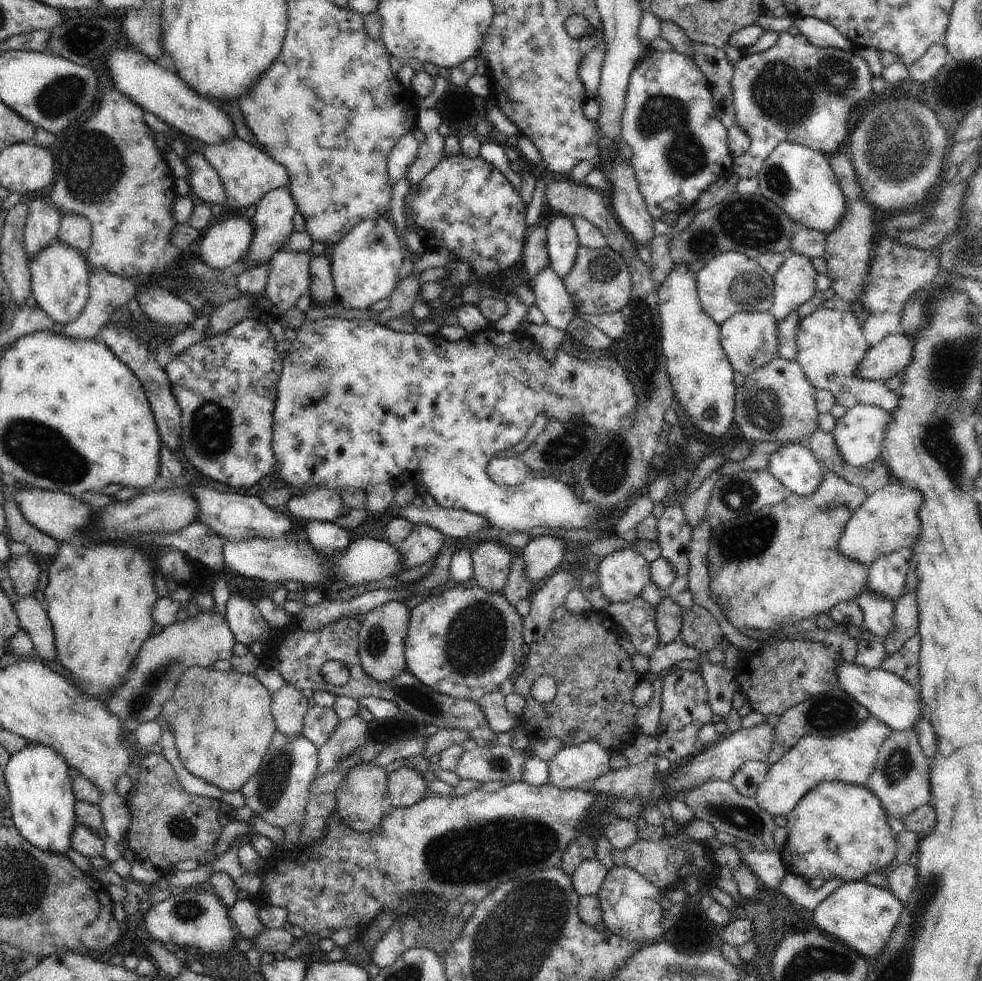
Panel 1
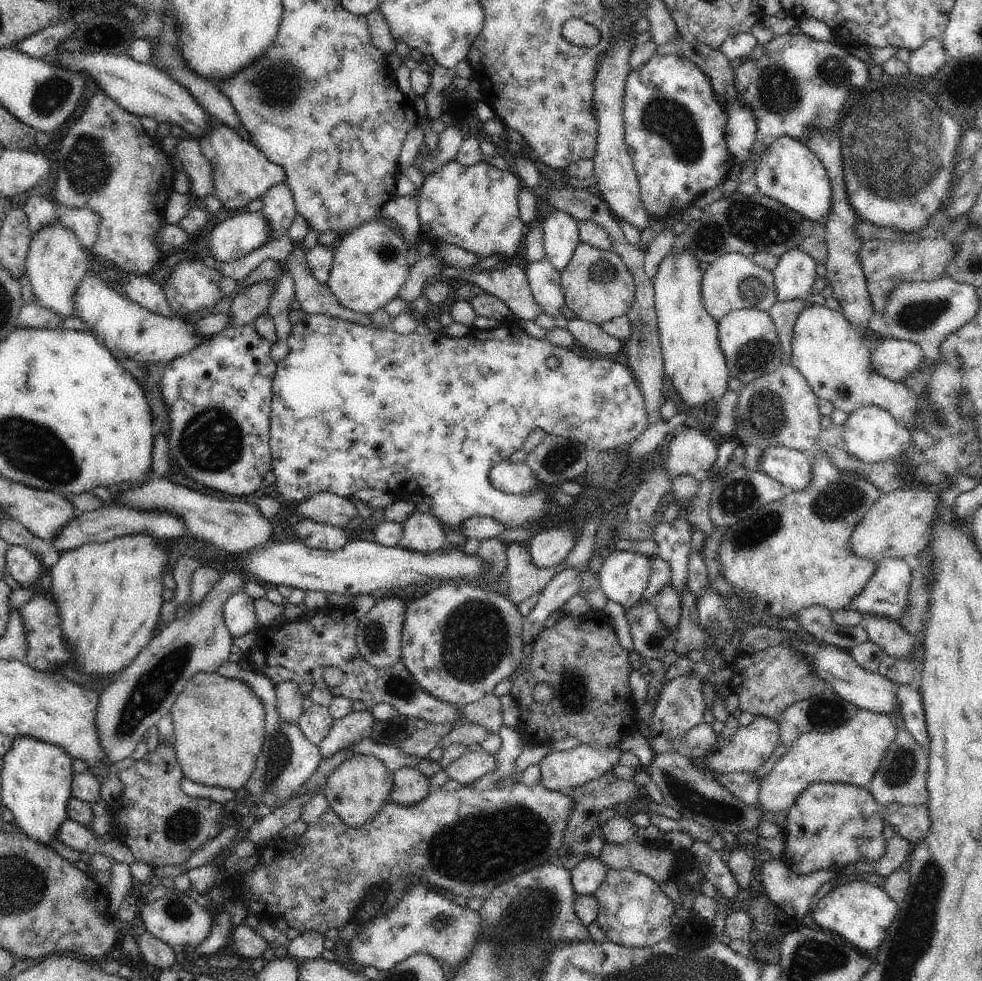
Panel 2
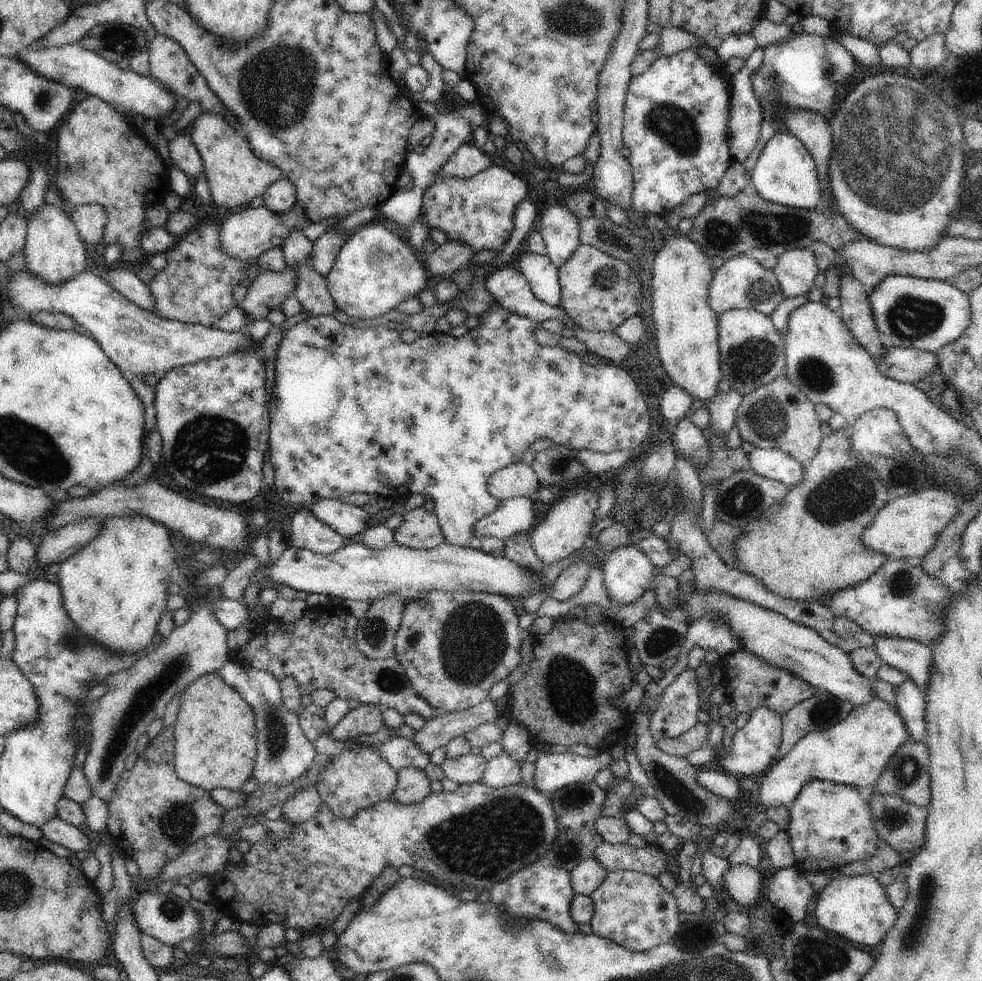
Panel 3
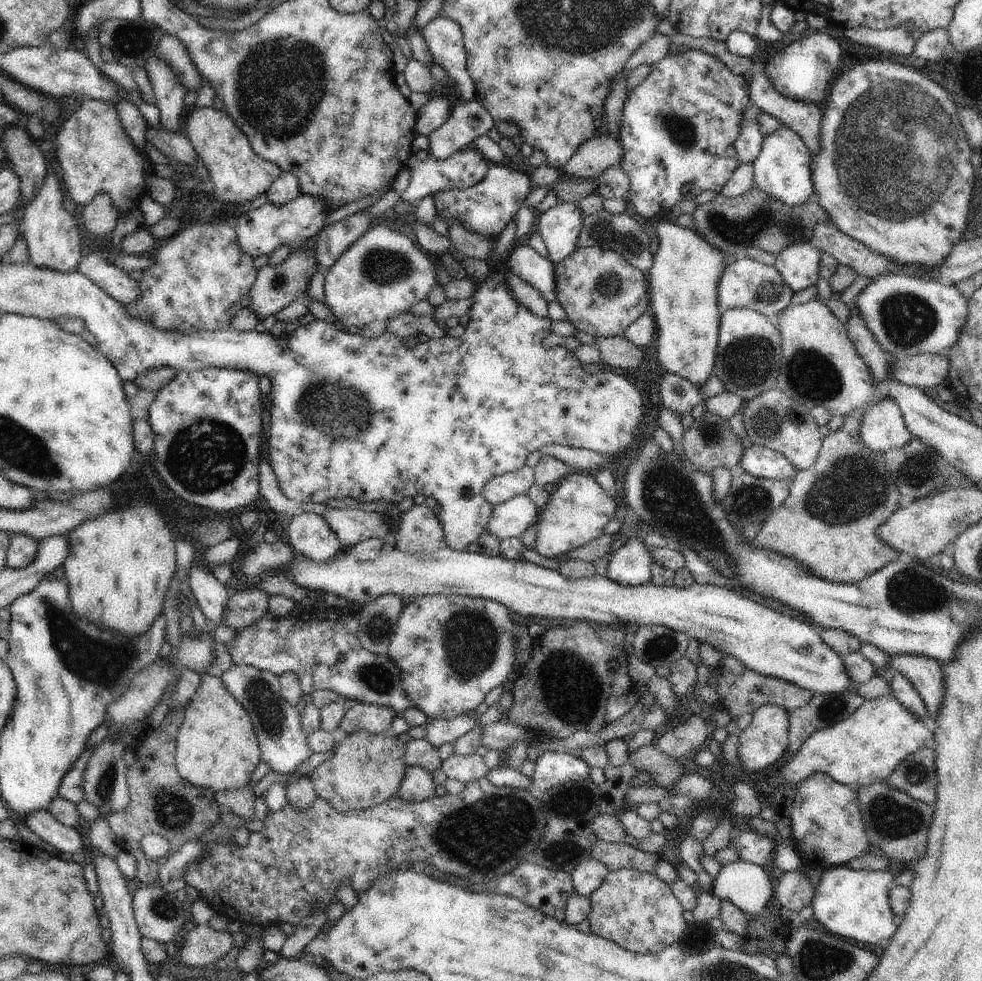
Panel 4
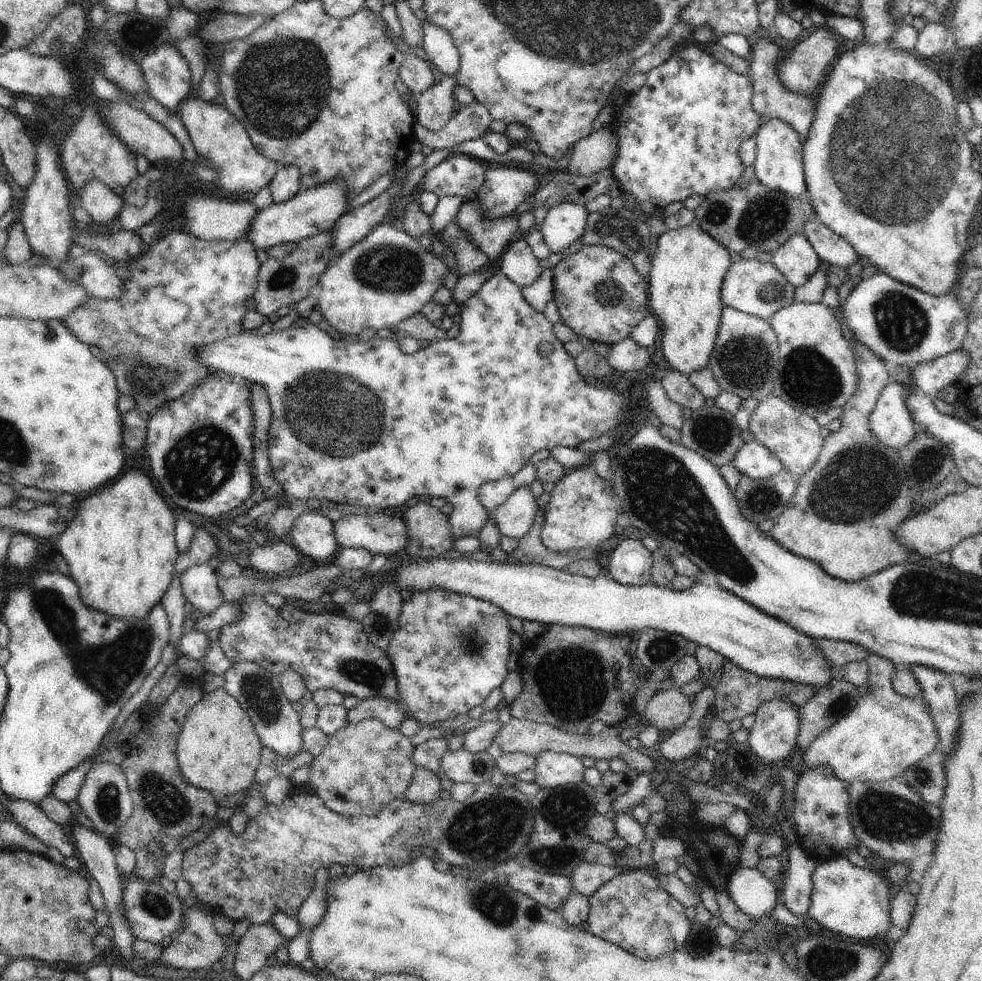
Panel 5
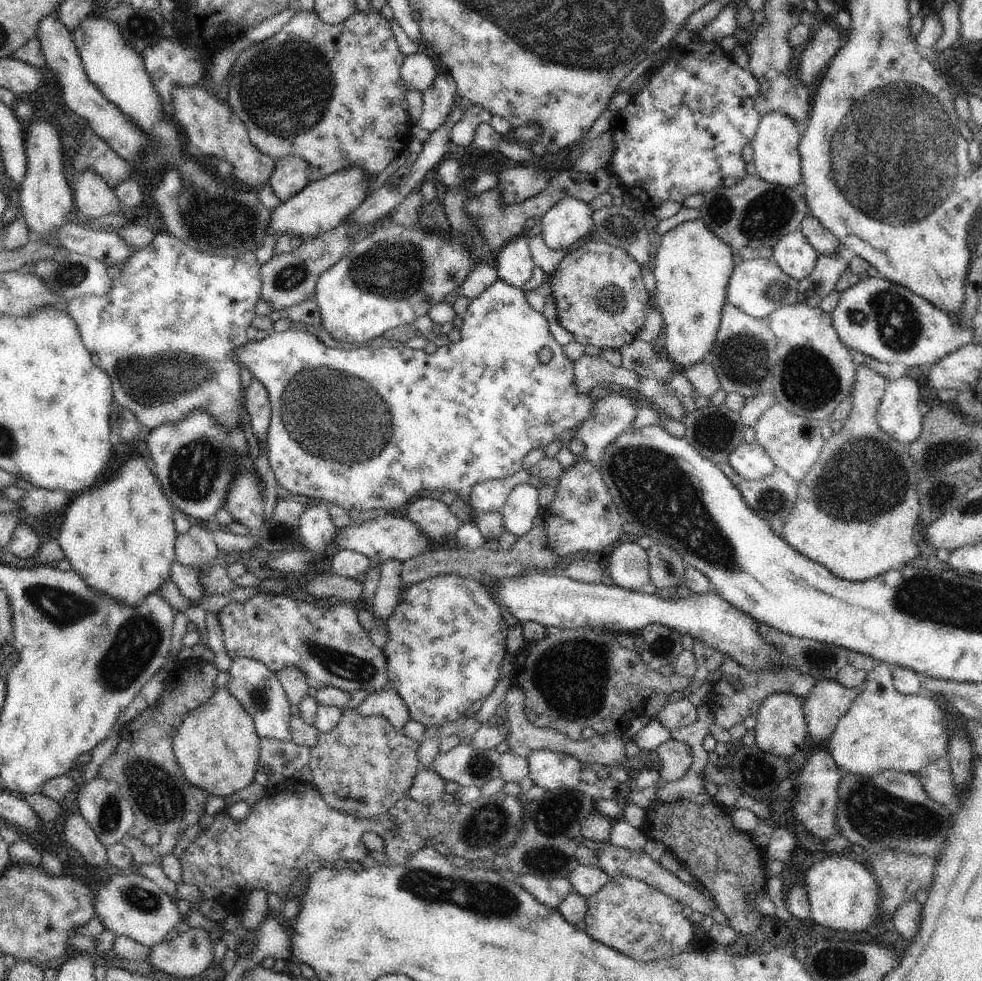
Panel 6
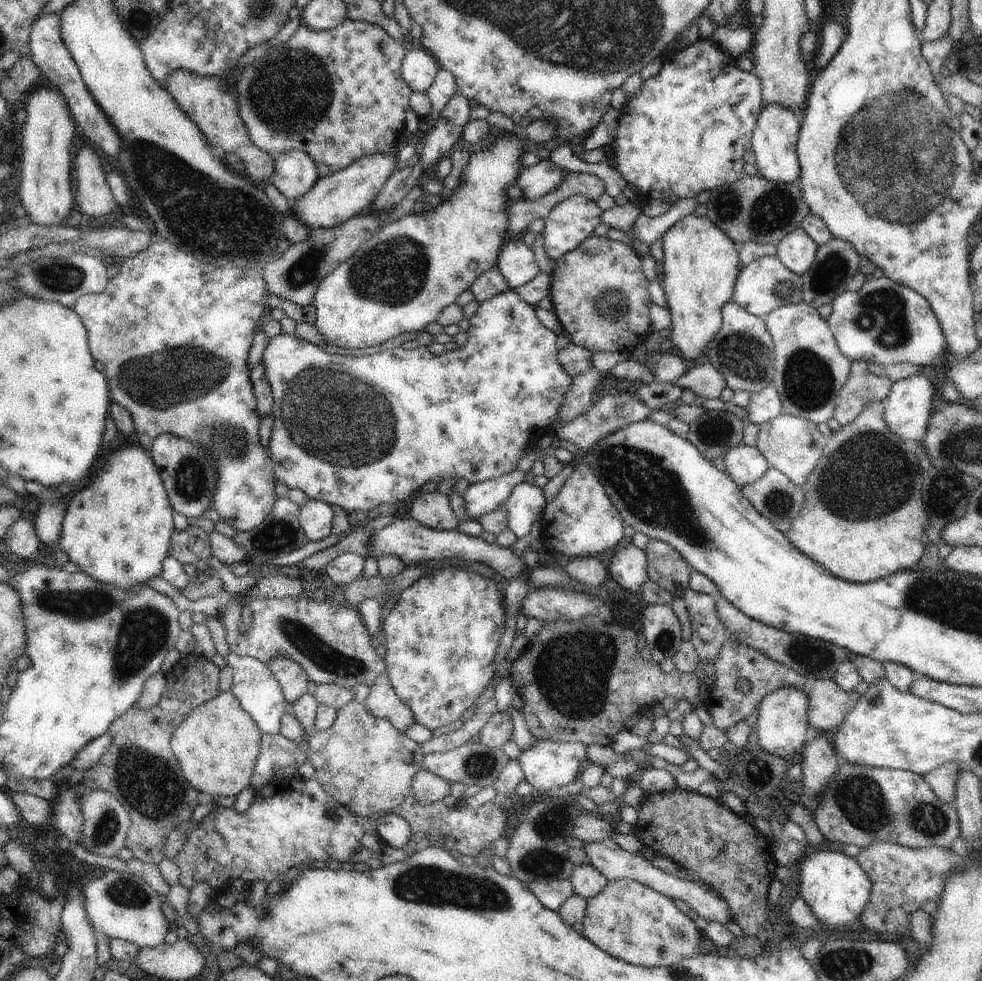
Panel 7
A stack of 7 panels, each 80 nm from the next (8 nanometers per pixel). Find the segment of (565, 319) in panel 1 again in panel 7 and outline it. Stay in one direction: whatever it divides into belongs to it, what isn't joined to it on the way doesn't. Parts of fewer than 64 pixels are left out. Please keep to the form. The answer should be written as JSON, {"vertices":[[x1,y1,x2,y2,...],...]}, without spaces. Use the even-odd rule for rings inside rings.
{"vertices":[[520,240,506,242,498,256,497,267,510,289,528,284,539,272,531,246]]}

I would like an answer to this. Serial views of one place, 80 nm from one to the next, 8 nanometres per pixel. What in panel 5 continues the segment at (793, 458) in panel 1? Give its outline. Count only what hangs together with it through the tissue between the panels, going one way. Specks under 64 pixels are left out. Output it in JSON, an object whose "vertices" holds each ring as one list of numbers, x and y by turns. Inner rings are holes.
{"vertices":[[757,441,744,444,735,454,731,465,742,475,750,476,752,480,766,480,782,474,785,470,780,458,776,458,768,448]]}

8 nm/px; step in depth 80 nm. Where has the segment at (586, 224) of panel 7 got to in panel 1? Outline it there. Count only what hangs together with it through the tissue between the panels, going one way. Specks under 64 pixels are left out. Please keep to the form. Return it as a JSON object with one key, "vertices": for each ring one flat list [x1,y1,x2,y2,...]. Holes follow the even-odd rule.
{"vertices":[[566,215,556,216,547,224,546,234,550,268,563,279,570,272,579,247,573,220]]}

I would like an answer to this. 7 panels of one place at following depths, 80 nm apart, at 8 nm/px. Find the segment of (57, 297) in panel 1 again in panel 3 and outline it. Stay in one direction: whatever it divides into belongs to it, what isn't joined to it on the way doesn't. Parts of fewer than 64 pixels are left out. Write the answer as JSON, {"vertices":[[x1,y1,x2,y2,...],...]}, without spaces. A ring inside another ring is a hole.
{"vertices":[[44,204,36,214,28,216,28,230,25,244,26,268,36,278,42,278,48,284,62,284,87,269,86,250,80,239,74,222,70,220,69,211,58,206]]}

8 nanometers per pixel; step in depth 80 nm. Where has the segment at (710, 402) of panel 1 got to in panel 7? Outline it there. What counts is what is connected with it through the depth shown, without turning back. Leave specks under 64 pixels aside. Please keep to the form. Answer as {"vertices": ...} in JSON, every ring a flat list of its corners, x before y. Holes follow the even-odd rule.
{"vertices":[[693,213,666,232,662,247,663,279,660,284,671,318,670,342,674,344,677,354,692,364,722,326,722,308,732,299,734,282,740,270,739,246,712,220]]}

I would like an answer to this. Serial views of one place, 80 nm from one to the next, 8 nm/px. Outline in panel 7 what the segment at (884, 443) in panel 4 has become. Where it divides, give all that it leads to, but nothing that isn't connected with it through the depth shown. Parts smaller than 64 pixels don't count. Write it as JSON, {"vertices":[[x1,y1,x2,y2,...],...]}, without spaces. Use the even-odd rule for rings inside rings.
{"vertices":[[915,373,908,378,902,378,892,384,888,398,885,401,884,422,892,434,898,434,902,440,916,440,920,442,926,434,928,420,932,414,932,402,936,388,926,374]]}

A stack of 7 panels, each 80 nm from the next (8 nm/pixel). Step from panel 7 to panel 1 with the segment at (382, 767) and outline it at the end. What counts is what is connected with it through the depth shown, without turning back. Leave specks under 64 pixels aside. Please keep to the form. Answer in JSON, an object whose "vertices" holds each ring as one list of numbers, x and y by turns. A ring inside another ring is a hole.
{"vertices":[[372,761,360,763,352,767,338,784,335,790,337,816,346,831,352,830,365,833,376,828,386,814,386,796,388,788,388,774,385,768,375,765]]}

